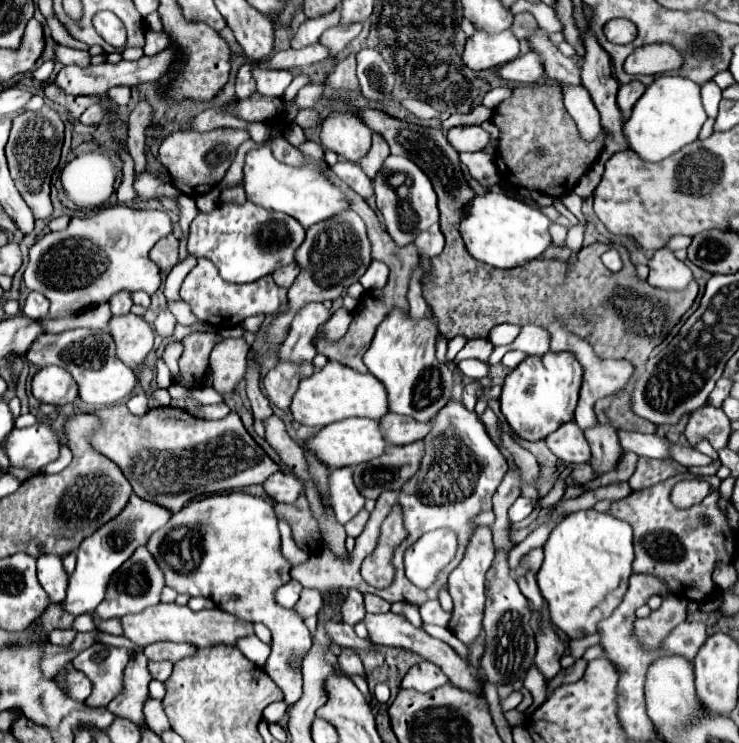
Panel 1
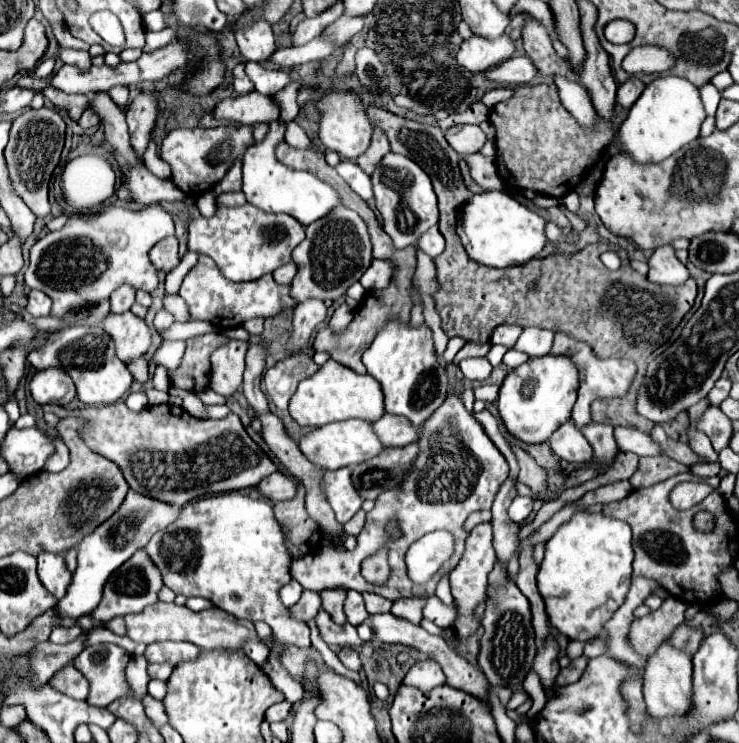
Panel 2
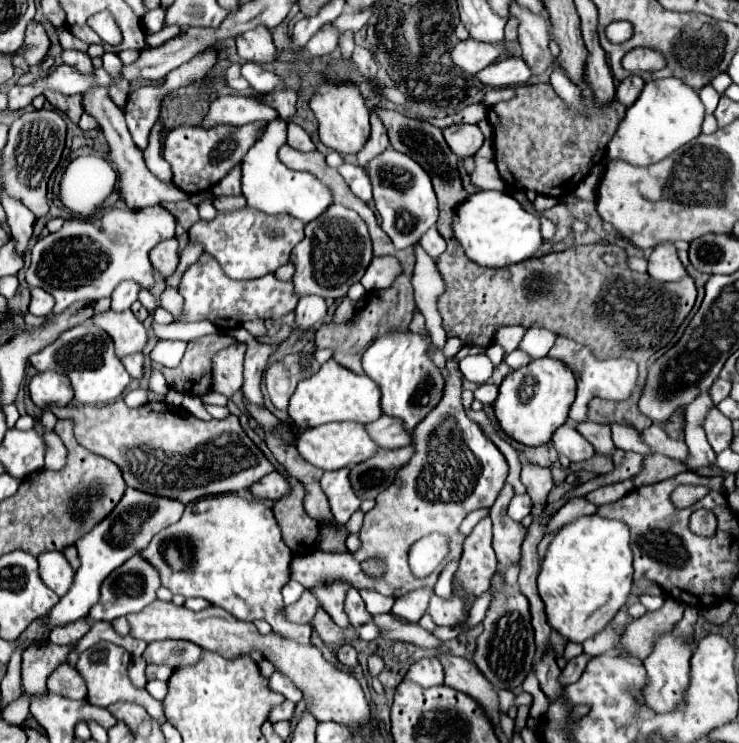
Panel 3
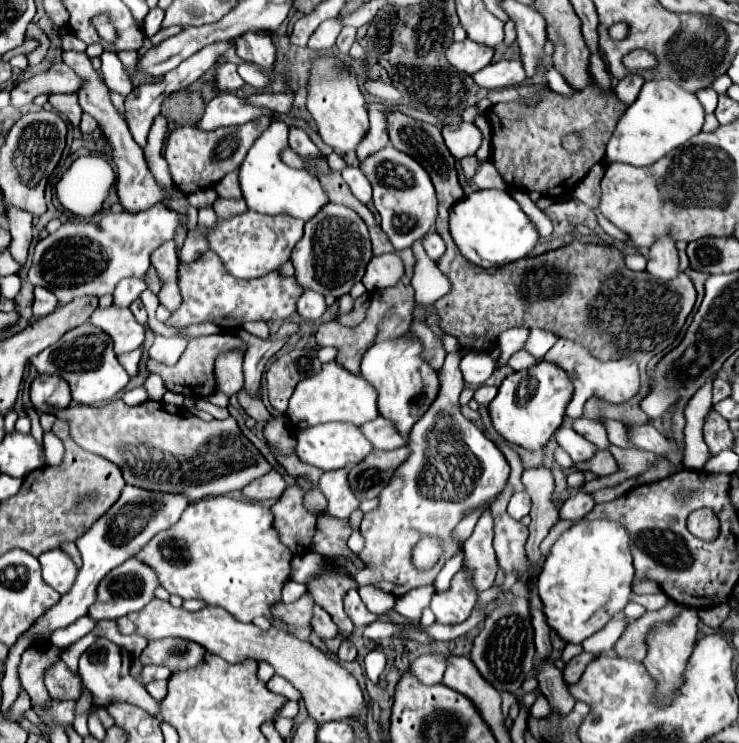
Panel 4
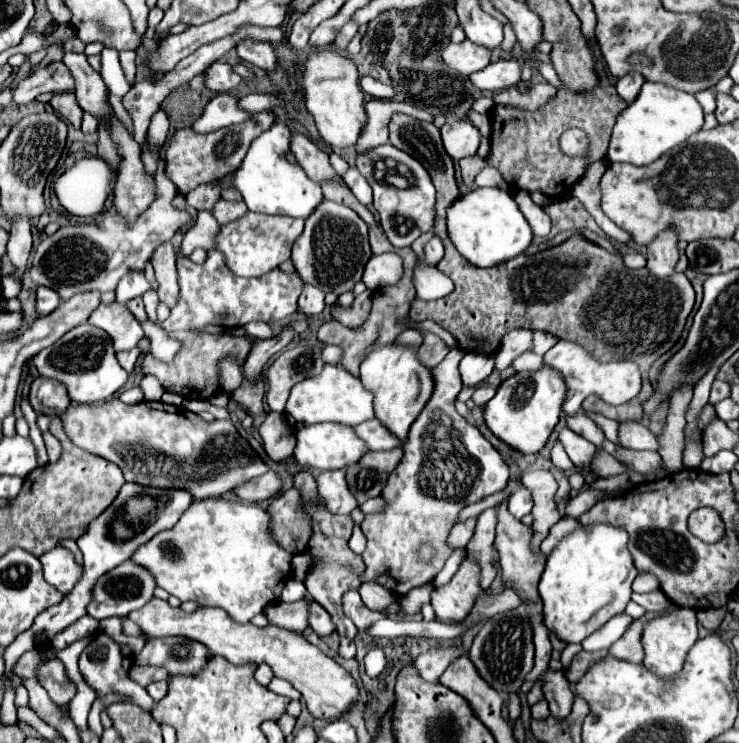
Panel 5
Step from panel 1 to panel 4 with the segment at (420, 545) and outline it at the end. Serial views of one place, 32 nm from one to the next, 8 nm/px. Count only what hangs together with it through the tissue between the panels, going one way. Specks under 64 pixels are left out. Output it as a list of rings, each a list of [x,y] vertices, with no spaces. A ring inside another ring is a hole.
[[[428,536],[422,538],[414,550],[412,550],[412,564],[416,566],[418,572],[426,572],[432,566],[436,566],[443,554],[442,540],[438,536]]]

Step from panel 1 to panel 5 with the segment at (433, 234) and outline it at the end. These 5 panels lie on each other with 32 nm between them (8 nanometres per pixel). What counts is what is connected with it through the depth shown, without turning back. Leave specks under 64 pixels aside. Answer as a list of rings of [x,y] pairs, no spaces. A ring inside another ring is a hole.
[[[432,236],[426,242],[426,246],[424,246],[424,254],[426,254],[428,264],[434,264],[436,266],[442,260],[442,256],[444,256],[444,244],[442,244],[442,240],[438,236]]]

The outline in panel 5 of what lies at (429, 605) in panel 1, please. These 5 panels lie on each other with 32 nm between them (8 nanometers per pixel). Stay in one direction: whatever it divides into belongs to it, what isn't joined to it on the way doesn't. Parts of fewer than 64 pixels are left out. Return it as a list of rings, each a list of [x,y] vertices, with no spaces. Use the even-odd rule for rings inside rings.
[[[464,558],[450,584],[444,588],[434,588],[430,604],[440,622],[462,622],[470,614],[478,594],[478,566],[470,558]]]

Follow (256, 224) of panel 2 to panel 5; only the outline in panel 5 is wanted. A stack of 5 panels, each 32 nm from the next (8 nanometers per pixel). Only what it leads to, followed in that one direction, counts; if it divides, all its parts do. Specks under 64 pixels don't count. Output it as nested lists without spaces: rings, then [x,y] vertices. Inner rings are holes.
[[[246,212],[242,218],[220,226],[216,234],[216,250],[224,254],[226,266],[244,278],[262,276],[274,268],[278,268],[284,260],[290,258],[292,244],[302,234],[304,220],[290,218],[290,216],[268,216],[258,212]]]

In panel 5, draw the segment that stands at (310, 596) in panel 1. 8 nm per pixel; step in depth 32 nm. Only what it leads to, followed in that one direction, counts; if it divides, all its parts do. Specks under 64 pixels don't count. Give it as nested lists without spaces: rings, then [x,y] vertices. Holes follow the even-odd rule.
[[[304,596],[302,600],[292,602],[292,604],[286,604],[286,602],[270,604],[266,616],[268,616],[270,624],[300,632],[300,630],[308,628],[308,608],[310,608],[310,600]]]

